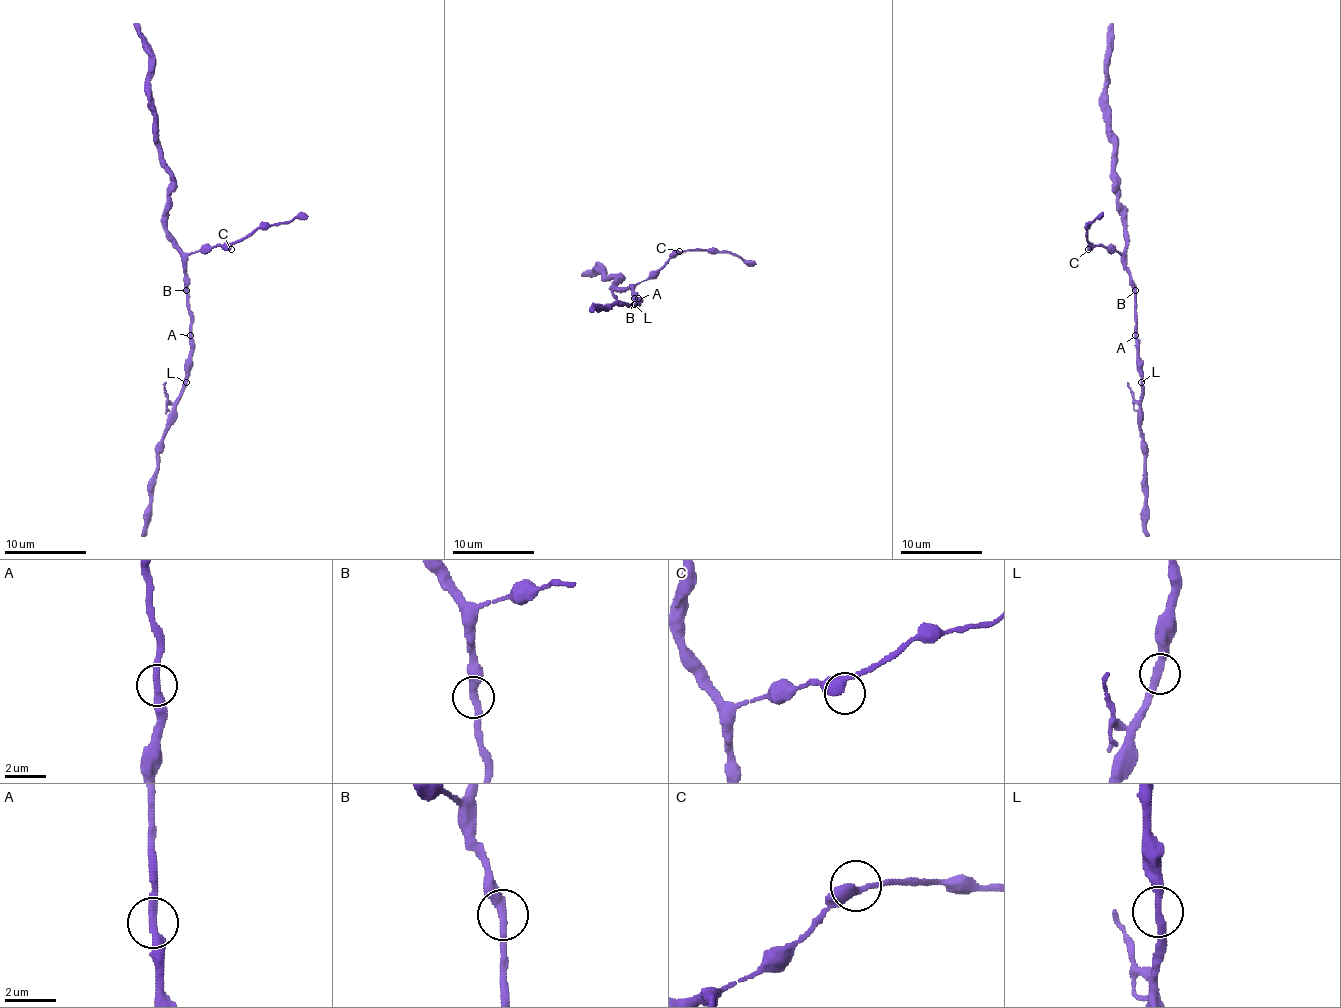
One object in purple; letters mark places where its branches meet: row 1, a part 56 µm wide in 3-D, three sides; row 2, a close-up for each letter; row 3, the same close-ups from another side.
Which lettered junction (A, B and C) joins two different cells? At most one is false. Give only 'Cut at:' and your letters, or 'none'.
Cut at: none

